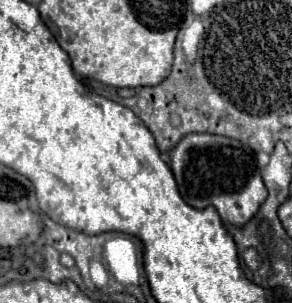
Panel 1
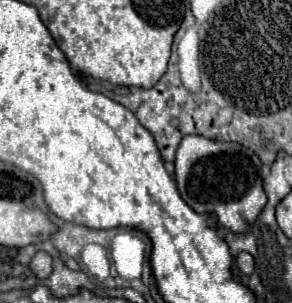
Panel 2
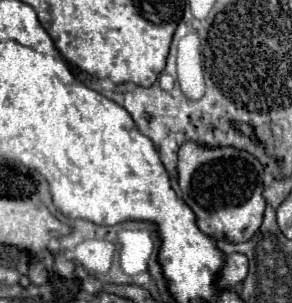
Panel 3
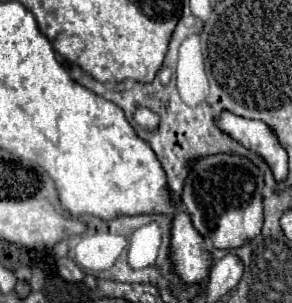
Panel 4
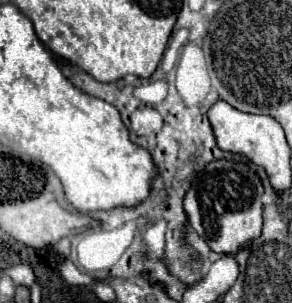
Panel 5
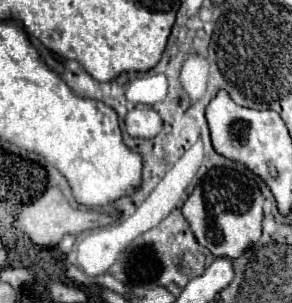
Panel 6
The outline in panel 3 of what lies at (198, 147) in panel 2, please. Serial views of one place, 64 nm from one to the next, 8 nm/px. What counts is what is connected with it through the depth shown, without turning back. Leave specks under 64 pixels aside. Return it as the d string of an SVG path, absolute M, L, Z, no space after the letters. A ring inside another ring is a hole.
M186 142L178 152L178 176L180 176L180 190L184 202L192 208L196 214L198 228L216 240L228 240L232 244L250 240L262 224L264 216L264 202L262 176L264 168L262 164L250 156L248 152L236 150L236 148L204 148L196 142Z

